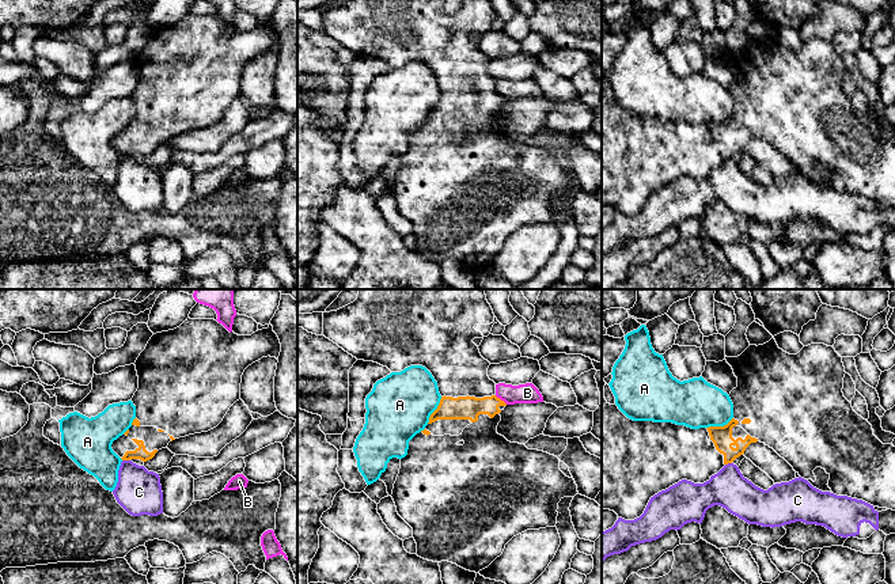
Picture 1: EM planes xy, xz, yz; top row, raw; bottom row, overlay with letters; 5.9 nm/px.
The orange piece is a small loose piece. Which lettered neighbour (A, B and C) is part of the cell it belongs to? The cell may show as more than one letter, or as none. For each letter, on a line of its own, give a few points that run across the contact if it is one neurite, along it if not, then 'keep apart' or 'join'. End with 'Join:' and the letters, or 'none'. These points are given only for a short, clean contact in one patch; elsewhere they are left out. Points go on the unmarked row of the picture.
A: keep apart
B: line xz (495, 91), (507, 99); keep apart
C: line xy (122, 155), (129, 156); keep apart
Join: none

